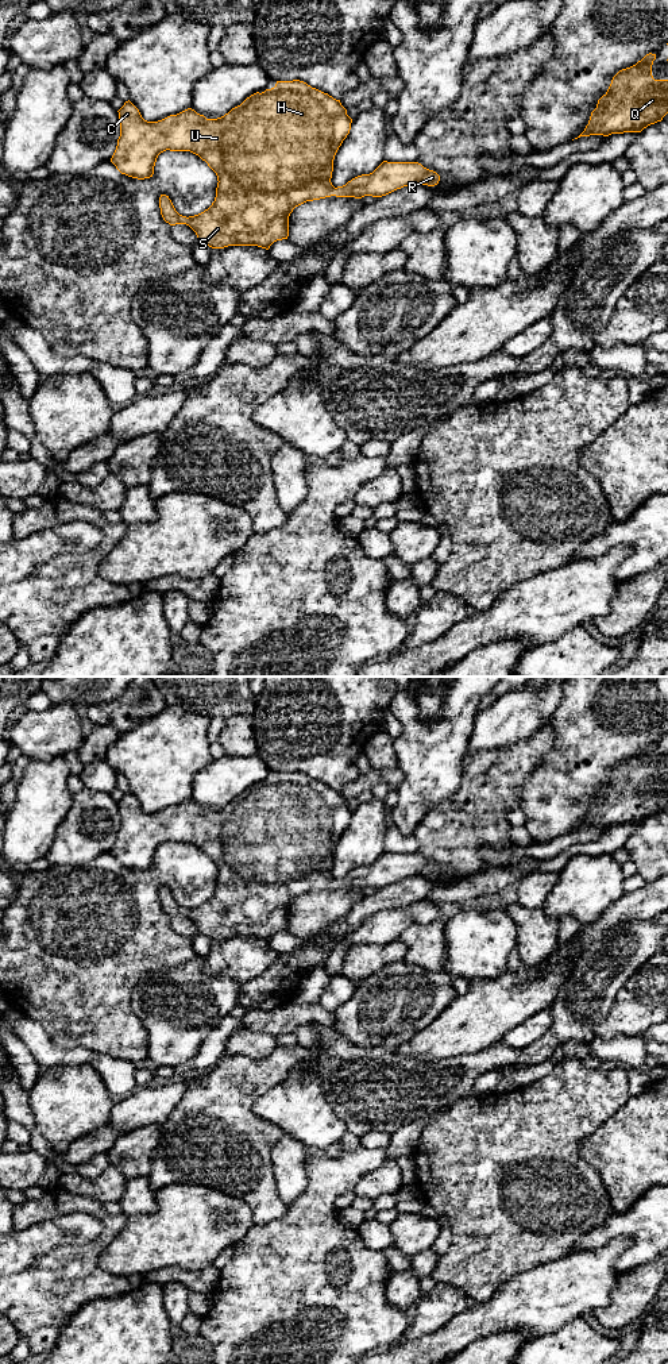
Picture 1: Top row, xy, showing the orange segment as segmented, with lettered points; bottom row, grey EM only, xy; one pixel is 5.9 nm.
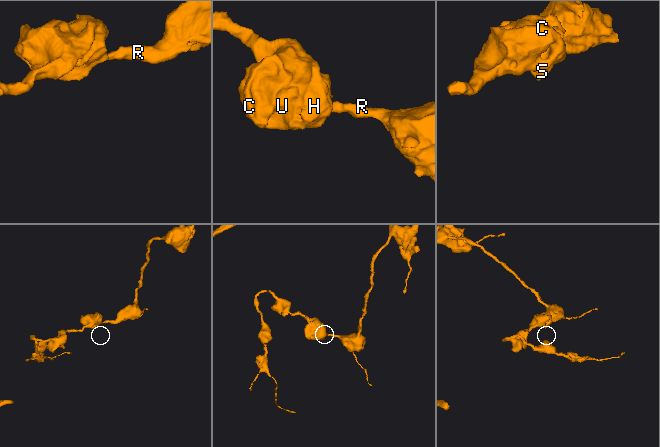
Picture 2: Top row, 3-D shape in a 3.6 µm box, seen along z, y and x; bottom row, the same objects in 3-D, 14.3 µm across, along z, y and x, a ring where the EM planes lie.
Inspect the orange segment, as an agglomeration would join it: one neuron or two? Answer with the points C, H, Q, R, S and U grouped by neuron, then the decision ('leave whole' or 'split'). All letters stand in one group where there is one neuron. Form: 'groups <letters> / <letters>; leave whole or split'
groups C H Q R S U; leave whole

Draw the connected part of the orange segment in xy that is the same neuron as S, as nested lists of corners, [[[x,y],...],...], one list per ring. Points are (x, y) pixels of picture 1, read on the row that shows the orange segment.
[[[277,81],[275,86],[265,92],[254,93],[240,105],[217,119],[206,119],[194,109],[188,108],[177,115],[170,115],[158,122],[147,122],[139,109],[128,100],[117,111],[120,122],[120,136],[111,162],[116,169],[128,177],[144,180],[154,174],[154,166],[161,153],[190,151],[198,155],[217,176],[216,197],[212,205],[194,216],[179,215],[169,196],[161,194],[161,215],[170,226],[186,224],[197,235],[198,240],[212,248],[228,246],[258,246],[269,250],[270,246],[289,236],[289,216],[293,209],[306,201],[320,200],[331,196],[355,197],[364,196],[382,197],[408,185],[422,184],[435,186],[440,176],[424,167],[418,162],[387,162],[383,161],[372,173],[362,174],[343,186],[335,188],[331,182],[333,159],[351,130],[352,119],[340,100],[333,99],[304,81]]]

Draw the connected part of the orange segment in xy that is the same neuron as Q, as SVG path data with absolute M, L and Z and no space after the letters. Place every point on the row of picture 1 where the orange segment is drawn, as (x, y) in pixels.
M646 54L636 65L619 70L611 80L607 92L598 100L591 112L588 124L578 136L603 135L623 132L641 132L650 124L661 122L668 113L668 80L655 80L652 65L656 54Z

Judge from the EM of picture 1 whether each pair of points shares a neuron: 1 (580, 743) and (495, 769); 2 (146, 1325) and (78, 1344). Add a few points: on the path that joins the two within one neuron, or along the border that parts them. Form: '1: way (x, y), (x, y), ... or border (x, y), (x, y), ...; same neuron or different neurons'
1: border (549, 721), (552, 750), (528, 775); different neurons
2: way (130, 1336), (122, 1344), (95, 1344); same neuron

